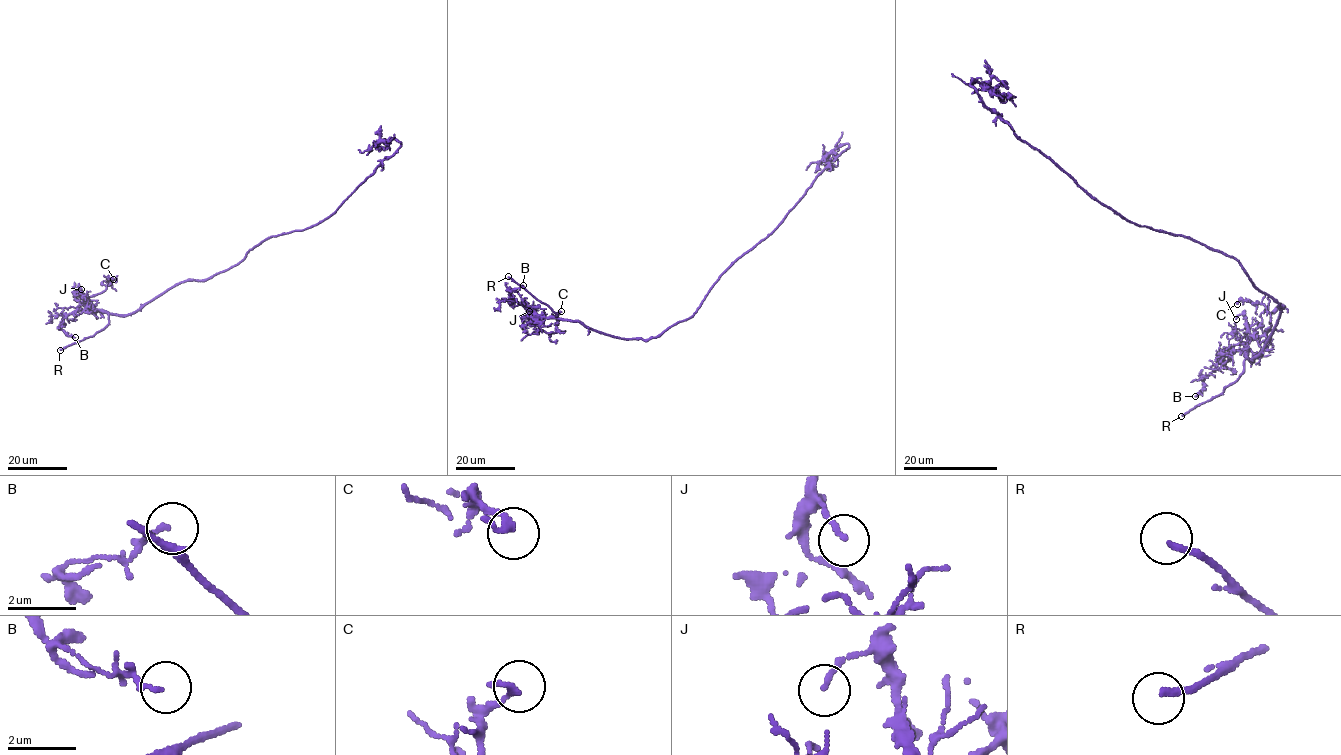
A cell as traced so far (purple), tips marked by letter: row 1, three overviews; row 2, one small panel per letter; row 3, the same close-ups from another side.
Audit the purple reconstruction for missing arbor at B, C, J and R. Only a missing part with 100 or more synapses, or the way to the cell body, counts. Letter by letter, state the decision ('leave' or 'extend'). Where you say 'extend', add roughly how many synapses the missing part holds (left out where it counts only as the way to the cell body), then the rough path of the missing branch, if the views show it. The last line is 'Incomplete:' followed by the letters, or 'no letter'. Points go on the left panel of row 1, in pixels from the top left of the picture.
B: leave
C: leave
J: leave
R: extend; course (60, 350), (35, 364), (34, 378), (23, 386), (21, 382)
Incomplete: R

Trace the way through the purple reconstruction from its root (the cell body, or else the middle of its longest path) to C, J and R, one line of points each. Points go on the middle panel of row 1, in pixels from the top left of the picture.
C: (708, 293), (690, 317), (646, 339), (614, 337), (556, 318), (535, 316), (533, 326), (557, 332), (561, 311)
J: (708, 293), (690, 317), (646, 339), (614, 337), (576, 321), (536, 316), (533, 319), (526, 316), (529, 311)
R: (708, 293), (690, 317), (655, 337), (622, 339), (597, 332), (576, 321), (559, 319), (548, 305), (508, 276)

